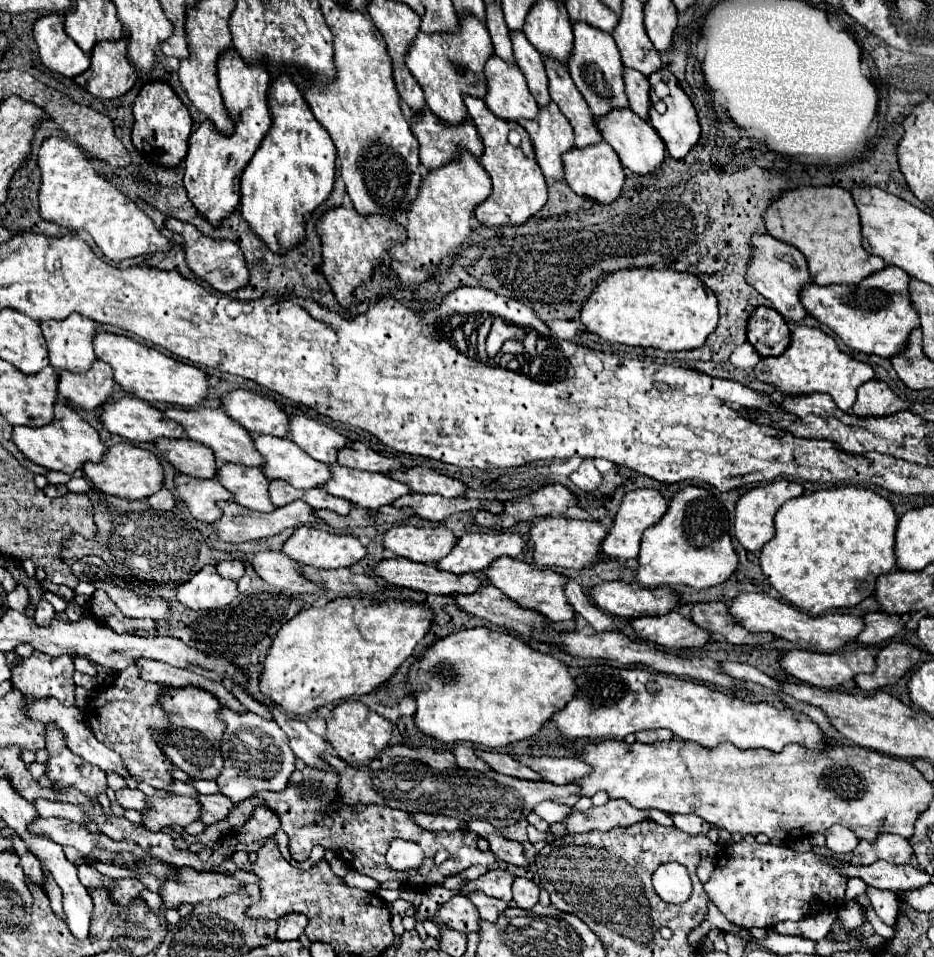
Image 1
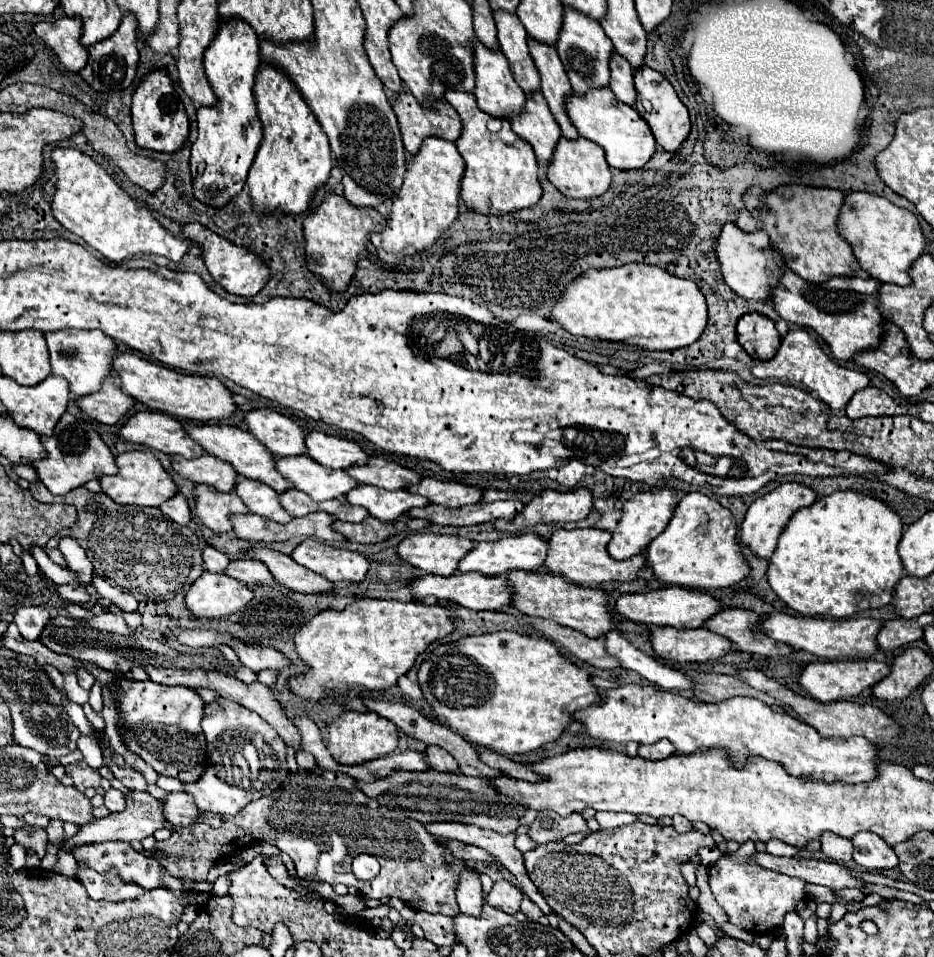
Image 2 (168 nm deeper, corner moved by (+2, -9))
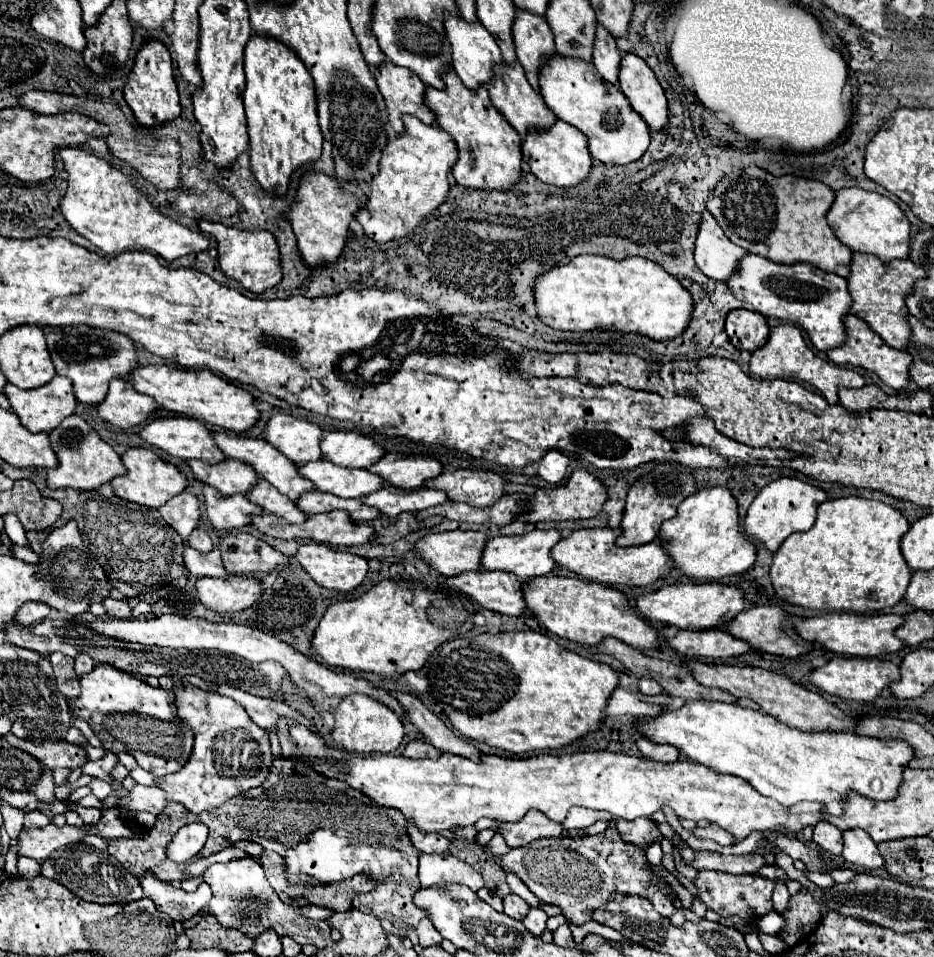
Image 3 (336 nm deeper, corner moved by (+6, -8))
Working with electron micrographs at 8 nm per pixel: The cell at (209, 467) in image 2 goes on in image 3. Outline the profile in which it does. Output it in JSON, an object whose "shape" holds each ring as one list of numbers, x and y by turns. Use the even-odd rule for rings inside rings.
{"shape":[[193,459,189,461,189,467,193,469,199,481,219,489,223,495,235,495,235,493,245,495,251,491,251,487,259,483,259,479,255,477,255,471,251,471,249,465,243,465,243,461,229,459,217,465,209,465]]}

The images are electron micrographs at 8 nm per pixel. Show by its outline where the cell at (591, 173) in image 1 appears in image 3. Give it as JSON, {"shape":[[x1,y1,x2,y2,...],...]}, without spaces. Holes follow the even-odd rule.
{"shape":[[559,119,545,131,529,129,527,137,521,143,521,155,523,155,523,161,531,167,531,173,535,177,557,187,577,185,591,171,591,153,587,149,587,137,579,129]]}

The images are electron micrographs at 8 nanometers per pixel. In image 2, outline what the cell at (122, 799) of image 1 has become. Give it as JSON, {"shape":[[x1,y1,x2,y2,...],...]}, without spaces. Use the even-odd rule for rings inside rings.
{"shape":[[111,788,105,792,105,806,111,812,121,812,121,810,125,810,125,796,119,790]]}

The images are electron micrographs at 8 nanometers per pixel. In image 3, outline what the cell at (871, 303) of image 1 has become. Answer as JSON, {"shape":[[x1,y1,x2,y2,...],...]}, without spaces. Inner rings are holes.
{"shape":[[747,253,741,257,735,277,727,281,727,287,731,289,733,297,739,297,739,301,745,303,747,309,803,327,819,351,829,351,843,343,843,315,847,315,851,307,845,277,823,273,811,263,781,265]]}

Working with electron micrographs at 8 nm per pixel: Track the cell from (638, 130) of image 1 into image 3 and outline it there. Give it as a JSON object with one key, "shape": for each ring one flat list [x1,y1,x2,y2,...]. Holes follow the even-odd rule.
{"shape":[[557,53,543,61,539,71,539,89,547,107,565,123,577,127,589,141,593,159,611,165,627,165,637,161,649,147,649,127,643,117,633,111,621,89,599,77,599,71,589,61,571,61]]}

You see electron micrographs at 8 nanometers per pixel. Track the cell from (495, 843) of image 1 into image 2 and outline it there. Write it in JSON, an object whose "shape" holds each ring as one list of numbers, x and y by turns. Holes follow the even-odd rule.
{"shape":[[447,840,445,844,453,852,453,856,465,860,467,864,471,864,471,862,495,862,495,858,491,858,491,854,487,854,487,850,483,850,479,846,471,846,471,844,457,842,457,840]]}

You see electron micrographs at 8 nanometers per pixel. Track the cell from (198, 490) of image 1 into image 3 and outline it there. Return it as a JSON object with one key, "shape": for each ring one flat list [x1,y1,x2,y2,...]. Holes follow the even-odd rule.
{"shape":[[205,487,205,509,209,521,215,529,239,529,251,523,253,515,261,515,255,503,251,503,245,495,231,495,223,497,215,487]]}

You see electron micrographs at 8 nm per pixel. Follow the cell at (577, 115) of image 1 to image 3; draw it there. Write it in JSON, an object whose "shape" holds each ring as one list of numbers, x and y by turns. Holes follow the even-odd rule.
{"shape":[[515,13,513,21,513,43,517,61,525,69,525,77,535,91,539,91,537,75,547,55,555,53,553,33,545,17,531,17,531,13]]}

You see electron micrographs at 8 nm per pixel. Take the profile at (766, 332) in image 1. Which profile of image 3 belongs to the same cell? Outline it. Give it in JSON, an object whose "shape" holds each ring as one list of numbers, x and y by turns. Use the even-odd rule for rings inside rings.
{"shape":[[733,309,725,319,725,331,737,349,747,351,763,347,769,337,767,319,761,313,749,309]]}

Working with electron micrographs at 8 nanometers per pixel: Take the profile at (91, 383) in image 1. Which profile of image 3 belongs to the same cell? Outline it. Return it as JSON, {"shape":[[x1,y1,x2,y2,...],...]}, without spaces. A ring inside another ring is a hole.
{"shape":[[113,379,107,399,97,405,99,415,119,429,135,427,147,421,157,409,159,405,155,399,135,391,135,387,125,379]]}

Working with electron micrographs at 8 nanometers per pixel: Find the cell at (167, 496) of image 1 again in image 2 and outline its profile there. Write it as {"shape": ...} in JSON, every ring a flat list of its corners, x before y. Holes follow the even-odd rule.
{"shape":[[175,494,173,498,169,498,167,502,163,502,163,504,159,506,159,510,161,510,167,518,171,518,173,522,177,522,177,524,187,524,189,518,191,518,189,504,187,504,187,500,185,500,183,494]]}

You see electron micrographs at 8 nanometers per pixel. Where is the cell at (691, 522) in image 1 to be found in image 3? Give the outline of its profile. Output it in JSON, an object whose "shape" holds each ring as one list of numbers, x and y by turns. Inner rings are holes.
{"shape":[[727,487,701,489,689,499,685,499,677,515,663,523,661,539,665,539,665,549,675,561,675,569,689,577,717,581,729,575,745,573,757,557,755,545,743,535,739,527,737,501]]}

